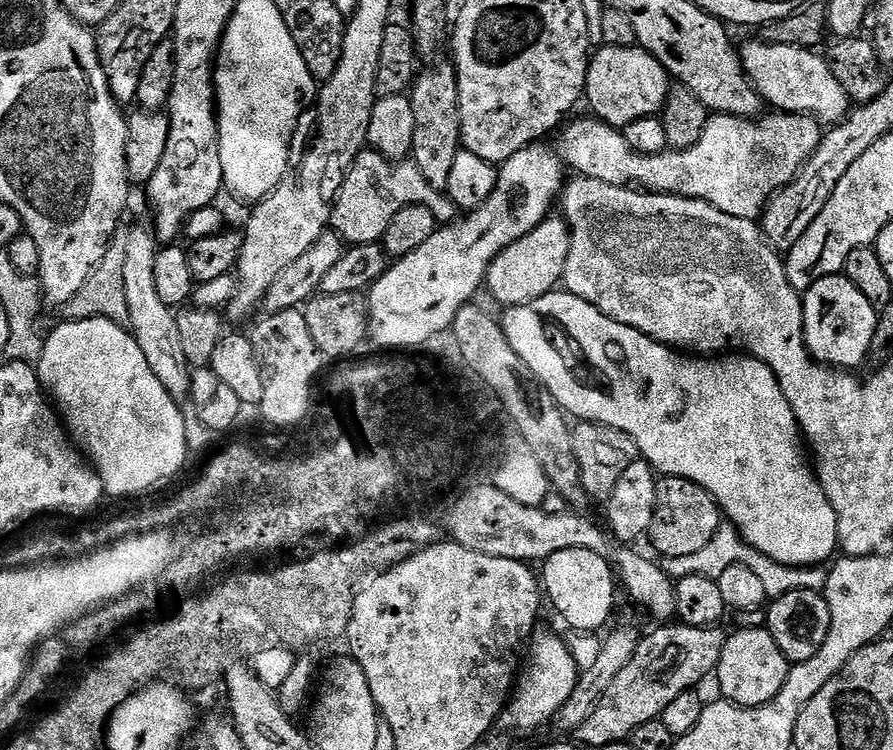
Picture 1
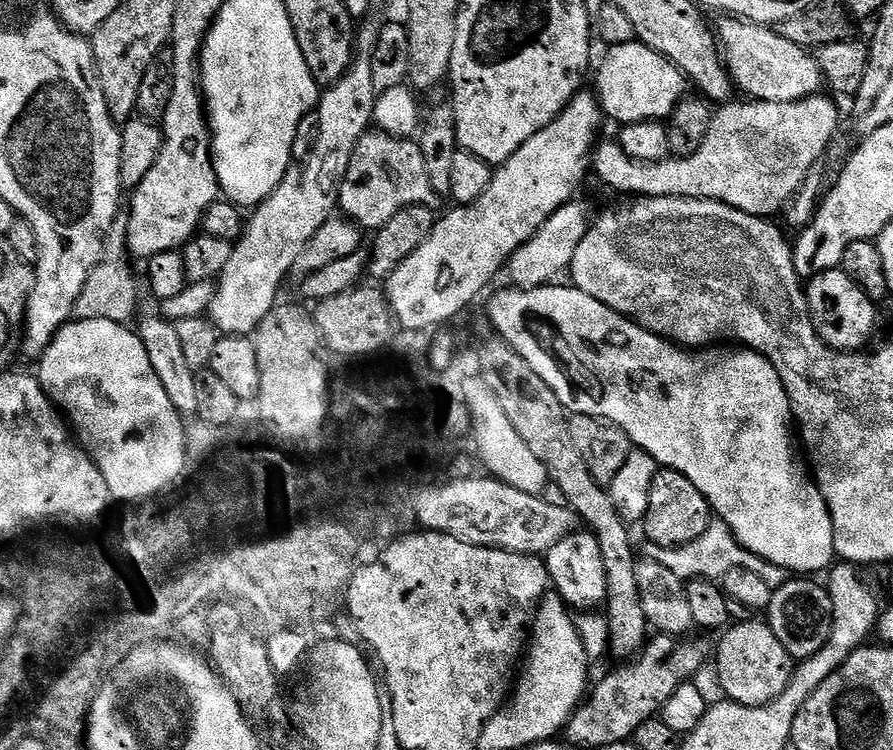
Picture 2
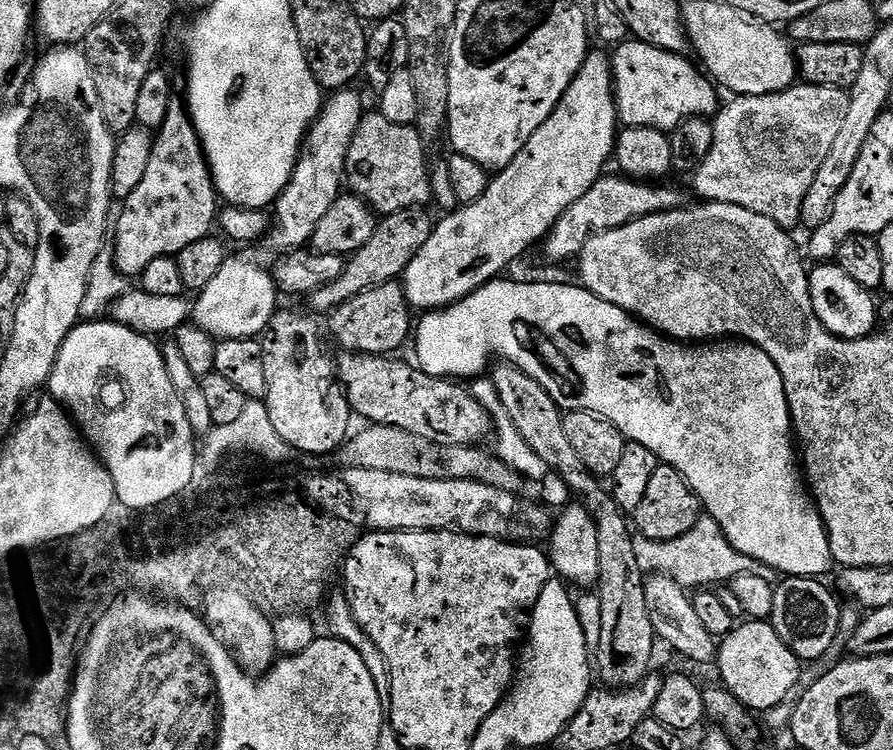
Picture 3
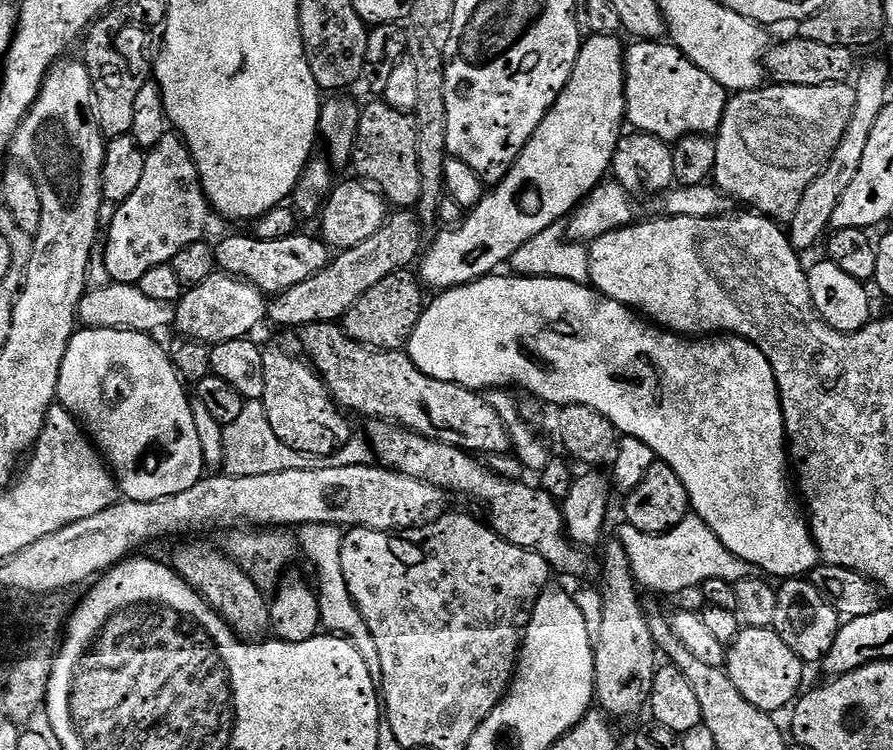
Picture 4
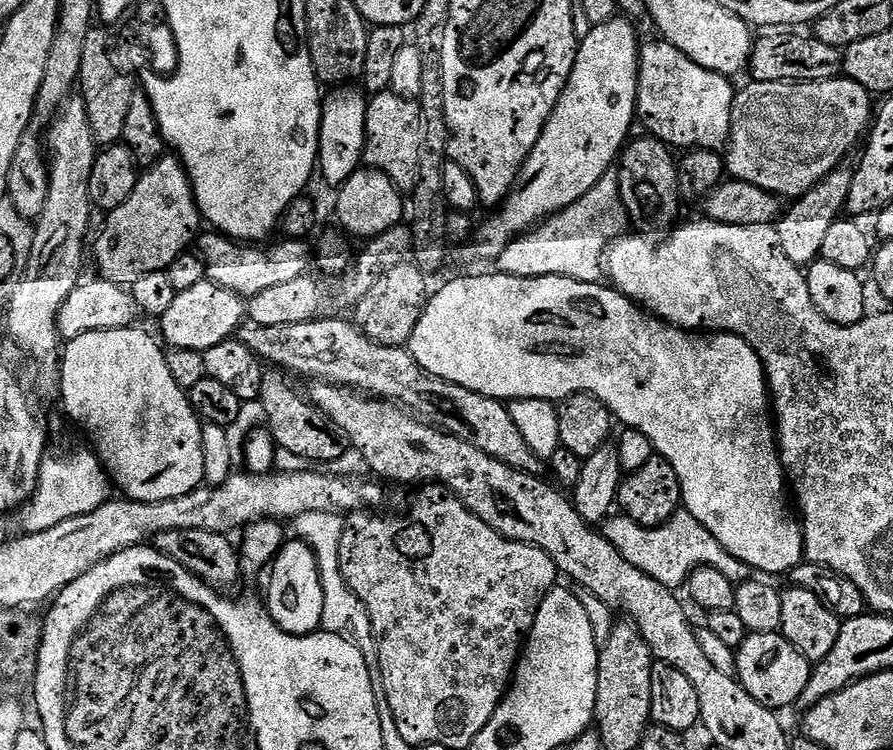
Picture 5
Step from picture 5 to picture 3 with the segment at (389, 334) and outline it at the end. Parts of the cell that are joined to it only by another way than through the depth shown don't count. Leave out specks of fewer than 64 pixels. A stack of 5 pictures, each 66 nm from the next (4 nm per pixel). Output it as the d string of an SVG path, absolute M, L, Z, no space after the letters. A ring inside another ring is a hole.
M400 282L383 284L366 294L358 294L350 302L335 308L327 317L332 336L341 344L344 352L365 352L367 356L396 354L414 332L413 309L410 307L404 285Z

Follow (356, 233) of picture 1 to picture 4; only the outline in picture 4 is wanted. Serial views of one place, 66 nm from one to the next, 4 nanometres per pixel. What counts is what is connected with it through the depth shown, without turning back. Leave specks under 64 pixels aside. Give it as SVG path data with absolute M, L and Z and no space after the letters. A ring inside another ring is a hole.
M372 98L369 99L369 104L363 105L360 113L360 126L358 128L358 134L356 135L356 149L352 151L352 163L351 167L356 168L355 175L359 177L361 181L367 182L369 185L375 186L382 193L385 200L389 205L395 206L400 210L412 210L420 203L420 195L422 194L422 174L418 170L418 126L416 125L415 115L409 114L408 116L399 107L393 106L387 99L384 98Z

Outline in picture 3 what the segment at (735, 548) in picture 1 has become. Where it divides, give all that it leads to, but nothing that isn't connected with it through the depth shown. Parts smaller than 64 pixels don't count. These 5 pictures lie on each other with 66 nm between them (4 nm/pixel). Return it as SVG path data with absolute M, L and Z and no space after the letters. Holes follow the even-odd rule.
M702 516L691 530L681 538L671 539L658 545L654 542L640 538L636 540L635 554L638 566L646 574L665 575L672 577L678 585L685 590L710 588L731 583L734 577L740 574L755 574L758 578L775 583L778 578L777 572L764 563L742 554L730 546L729 540L722 534L721 527L709 516Z

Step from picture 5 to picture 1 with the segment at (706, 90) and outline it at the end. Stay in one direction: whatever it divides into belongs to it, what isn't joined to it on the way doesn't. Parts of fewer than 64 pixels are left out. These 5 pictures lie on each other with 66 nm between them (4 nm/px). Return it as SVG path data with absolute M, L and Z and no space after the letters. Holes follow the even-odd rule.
M600 46L595 49L594 55L588 61L588 73L584 83L583 99L588 100L592 107L591 115L598 120L605 120L610 126L624 129L630 122L638 122L647 116L659 117L668 101L670 91L670 77L668 71L646 49L639 46L634 48L609 48Z

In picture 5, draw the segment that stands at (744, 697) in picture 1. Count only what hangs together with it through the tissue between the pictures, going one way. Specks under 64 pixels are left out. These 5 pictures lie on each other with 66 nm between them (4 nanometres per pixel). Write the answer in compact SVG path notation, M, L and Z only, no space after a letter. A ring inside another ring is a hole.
M779 631L753 632L745 635L735 649L736 676L740 684L762 706L773 710L788 708L797 703L810 682L813 661L808 660Z

